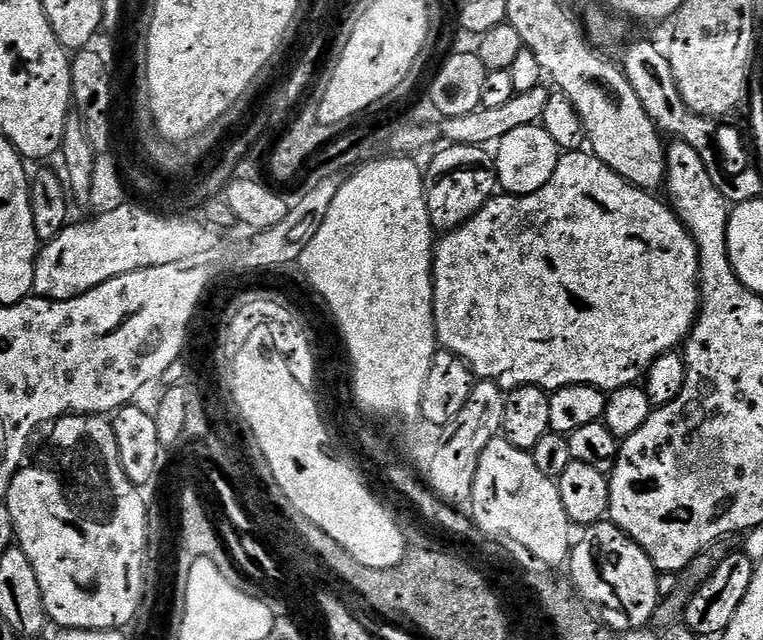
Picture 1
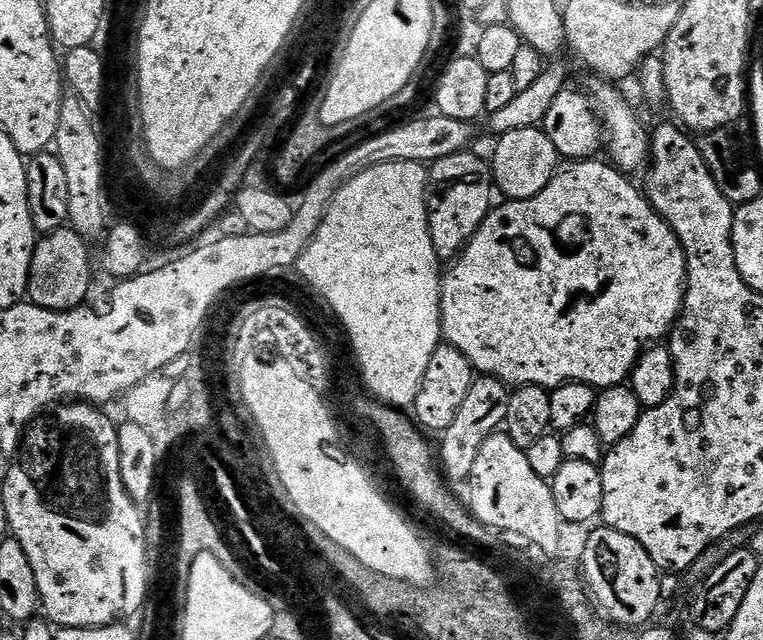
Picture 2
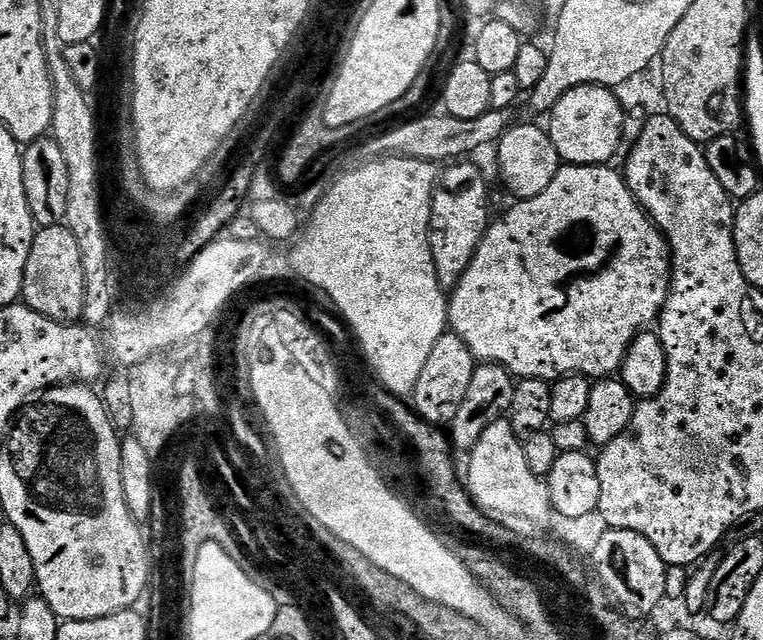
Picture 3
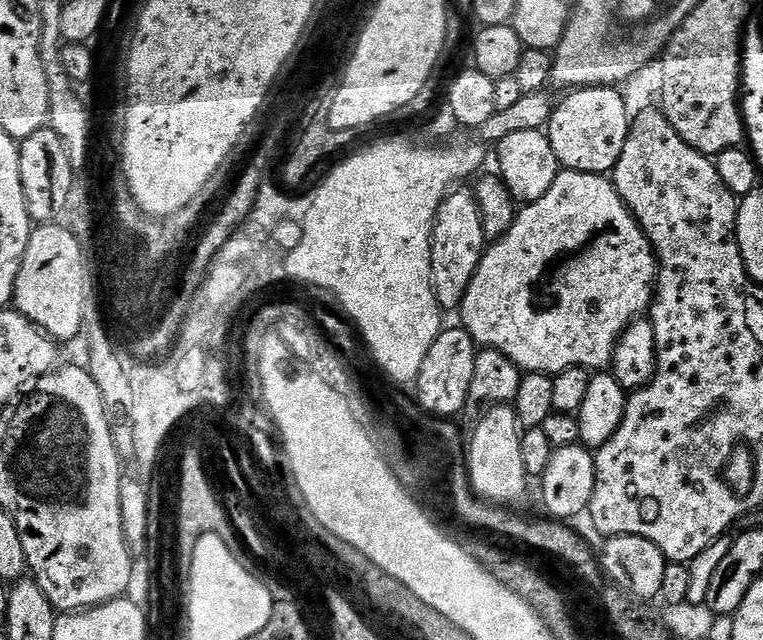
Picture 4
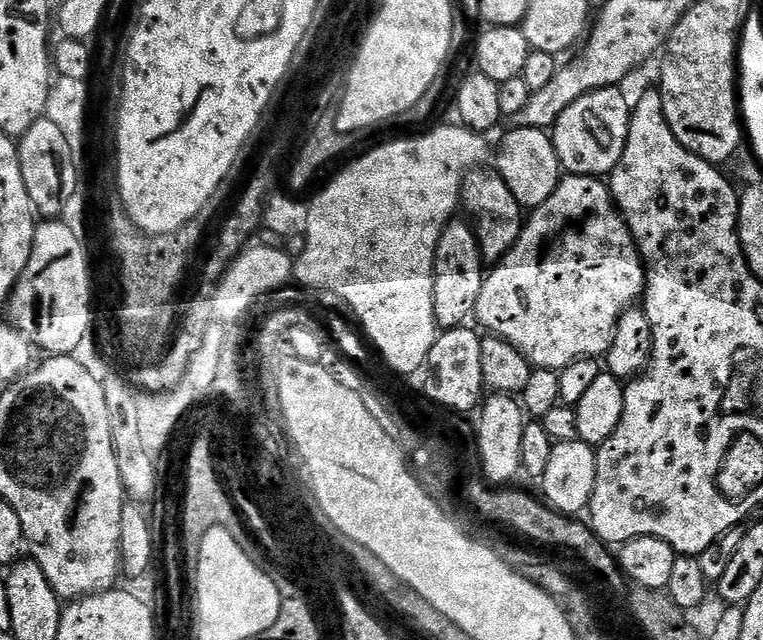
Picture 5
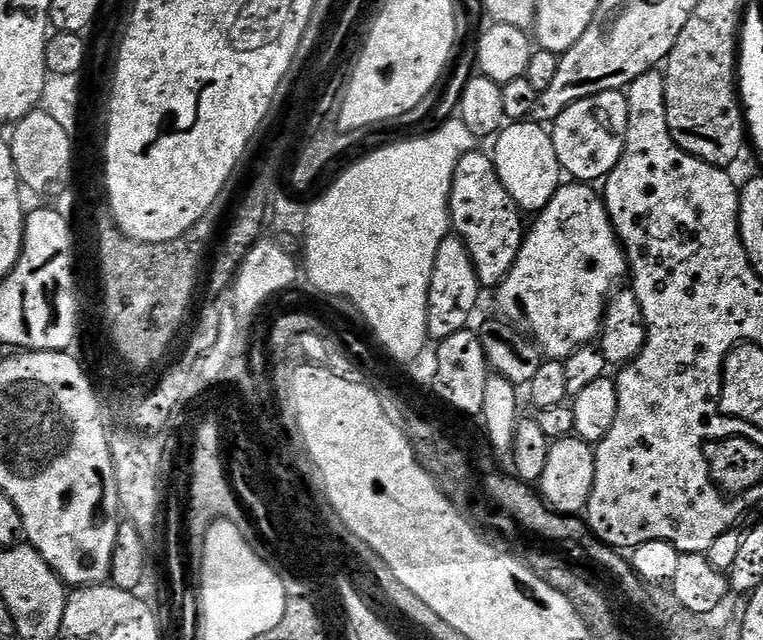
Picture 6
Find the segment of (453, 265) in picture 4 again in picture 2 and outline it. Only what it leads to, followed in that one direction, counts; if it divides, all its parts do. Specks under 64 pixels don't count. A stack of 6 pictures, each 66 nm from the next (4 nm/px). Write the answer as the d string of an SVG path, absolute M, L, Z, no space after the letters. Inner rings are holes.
M465 150L432 161L428 168L428 229L439 260L455 260L472 241L494 207L492 192L494 196L491 163L485 157L483 160L476 150Z

